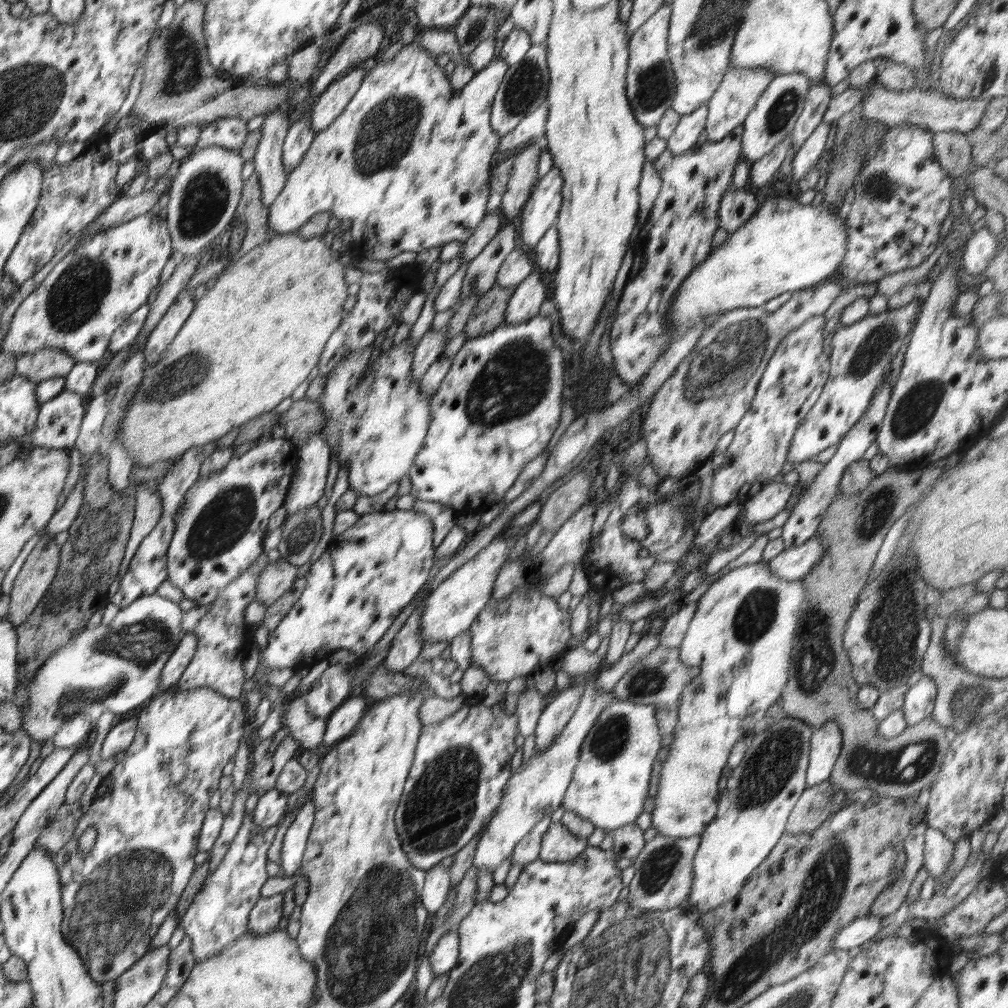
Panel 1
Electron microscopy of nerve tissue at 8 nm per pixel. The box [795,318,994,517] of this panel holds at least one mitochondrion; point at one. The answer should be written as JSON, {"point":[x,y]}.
{"point":[917,408]}

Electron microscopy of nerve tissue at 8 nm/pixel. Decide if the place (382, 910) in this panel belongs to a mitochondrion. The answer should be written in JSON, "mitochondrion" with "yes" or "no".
{"mitochondrion":"yes"}

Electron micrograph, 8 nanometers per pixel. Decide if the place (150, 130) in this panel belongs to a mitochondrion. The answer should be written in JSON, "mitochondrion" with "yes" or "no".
{"mitochondrion":"no"}

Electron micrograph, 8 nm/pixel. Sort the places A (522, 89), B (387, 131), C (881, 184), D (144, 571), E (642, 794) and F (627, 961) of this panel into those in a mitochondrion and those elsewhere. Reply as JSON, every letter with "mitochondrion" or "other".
{"A":"mitochondrion","B":"mitochondrion","C":"mitochondrion","D":"other","E":"other","F":"mitochondrion"}

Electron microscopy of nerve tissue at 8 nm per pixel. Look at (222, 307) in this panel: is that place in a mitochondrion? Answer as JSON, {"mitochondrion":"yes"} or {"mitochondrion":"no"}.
{"mitochondrion":"no"}

